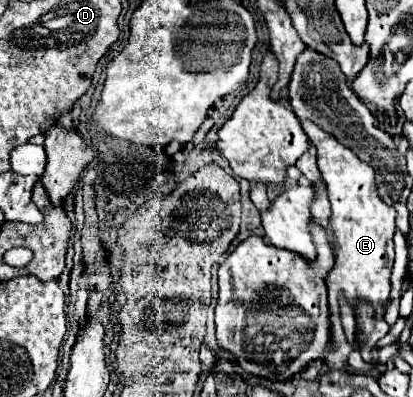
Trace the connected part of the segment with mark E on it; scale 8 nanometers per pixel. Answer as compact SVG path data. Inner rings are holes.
M303 120L301 122L309 142L317 148L317 164L319 170L323 174L323 180L327 184L327 196L329 196L329 204L331 204L331 226L333 226L333 238L337 244L337 256L335 256L335 266L333 270L327 274L327 288L329 288L329 306L331 306L331 352L327 354L325 362L331 368L343 368L347 364L347 356L353 350L359 350L357 344L349 344L345 340L343 334L343 326L341 326L341 316L339 316L339 306L337 306L337 296L345 294L349 302L353 302L357 296L369 300L375 310L377 310L377 318L383 318L383 304L389 298L391 292L391 268L393 268L393 234L395 234L395 210L391 206L387 206L379 194L377 194L377 184L375 184L375 168L363 160L359 160L359 156L355 156L355 152L351 152L347 146L343 146L341 142L337 142L329 132L319 130L317 124L313 124L311 120Z

